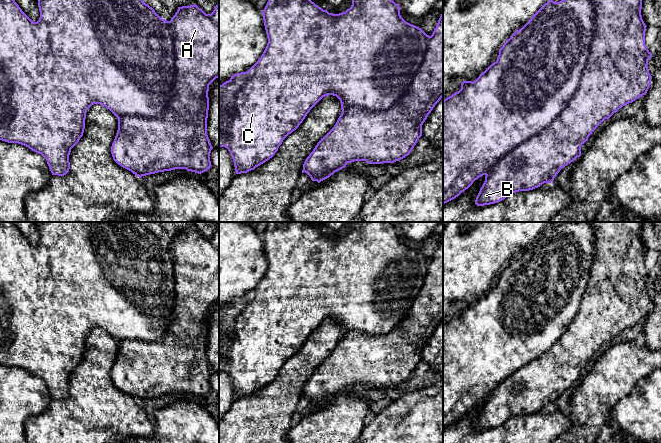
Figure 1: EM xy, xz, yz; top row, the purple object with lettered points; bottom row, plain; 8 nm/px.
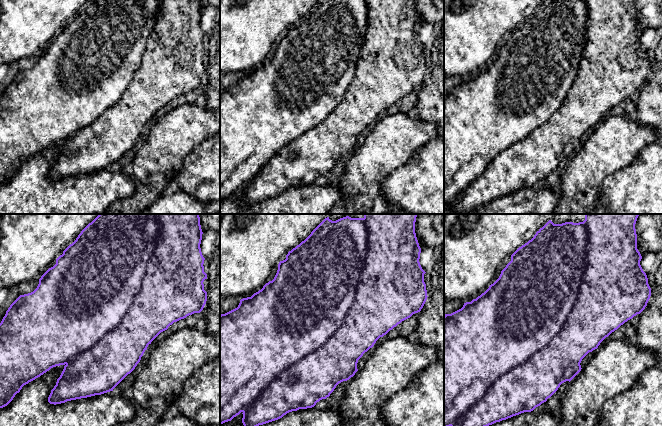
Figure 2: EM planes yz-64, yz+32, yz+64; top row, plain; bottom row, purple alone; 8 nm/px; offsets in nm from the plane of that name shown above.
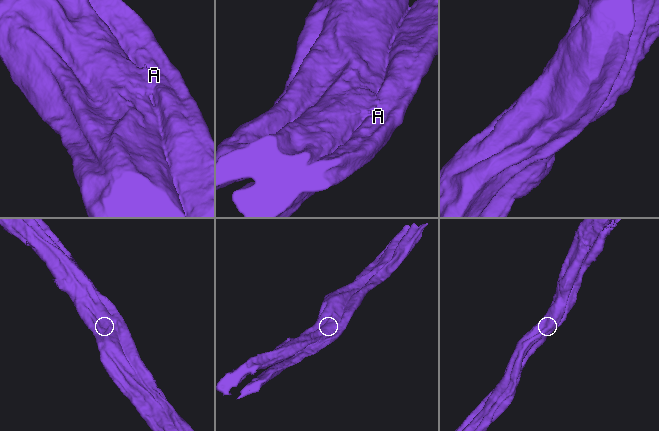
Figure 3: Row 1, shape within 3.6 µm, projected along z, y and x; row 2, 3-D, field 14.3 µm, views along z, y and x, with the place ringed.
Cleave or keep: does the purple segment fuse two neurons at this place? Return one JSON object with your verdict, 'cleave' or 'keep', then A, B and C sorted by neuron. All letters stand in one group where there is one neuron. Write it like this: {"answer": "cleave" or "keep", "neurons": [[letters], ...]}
{"answer": "cleave", "neurons": [["A", "B"], ["C"]]}

